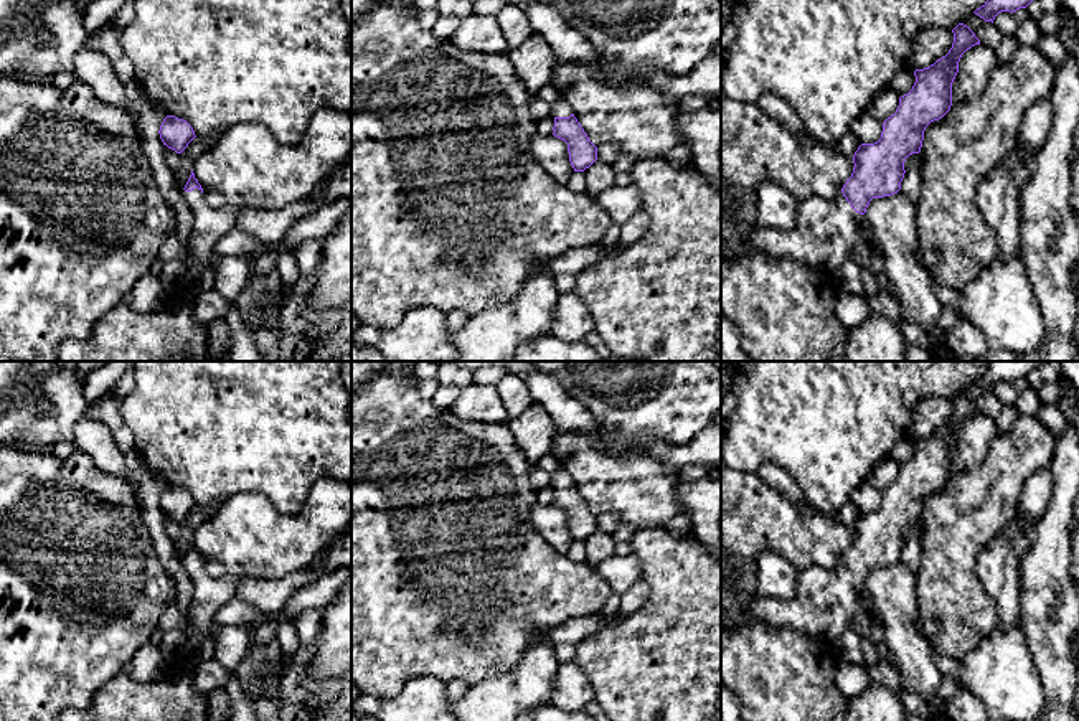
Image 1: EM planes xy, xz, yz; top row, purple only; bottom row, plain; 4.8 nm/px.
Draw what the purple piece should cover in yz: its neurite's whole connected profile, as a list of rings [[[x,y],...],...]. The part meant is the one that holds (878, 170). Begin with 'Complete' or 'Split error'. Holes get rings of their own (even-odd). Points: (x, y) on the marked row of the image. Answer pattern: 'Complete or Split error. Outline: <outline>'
Split error. Outline: [[[964,23],[952,33],[949,53],[929,68],[914,71],[916,82],[899,97],[896,112],[883,122],[881,139],[858,147],[853,173],[841,191],[832,200],[813,196],[800,201],[797,224],[792,229],[759,226],[749,238],[747,251],[726,257],[728,264],[761,252],[766,257],[805,262],[818,274],[832,277],[853,249],[865,247],[869,231],[863,224],[863,214],[869,201],[901,190],[906,158],[921,152],[926,127],[950,111],[952,82],[962,54],[980,45]]]

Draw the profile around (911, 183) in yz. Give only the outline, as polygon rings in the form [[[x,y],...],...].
[[[912,153],[904,162],[904,178],[901,181],[901,191],[914,203],[921,198],[921,157]]]

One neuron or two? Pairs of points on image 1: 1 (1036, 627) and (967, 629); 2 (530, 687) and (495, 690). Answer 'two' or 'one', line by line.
1: two
2: one

